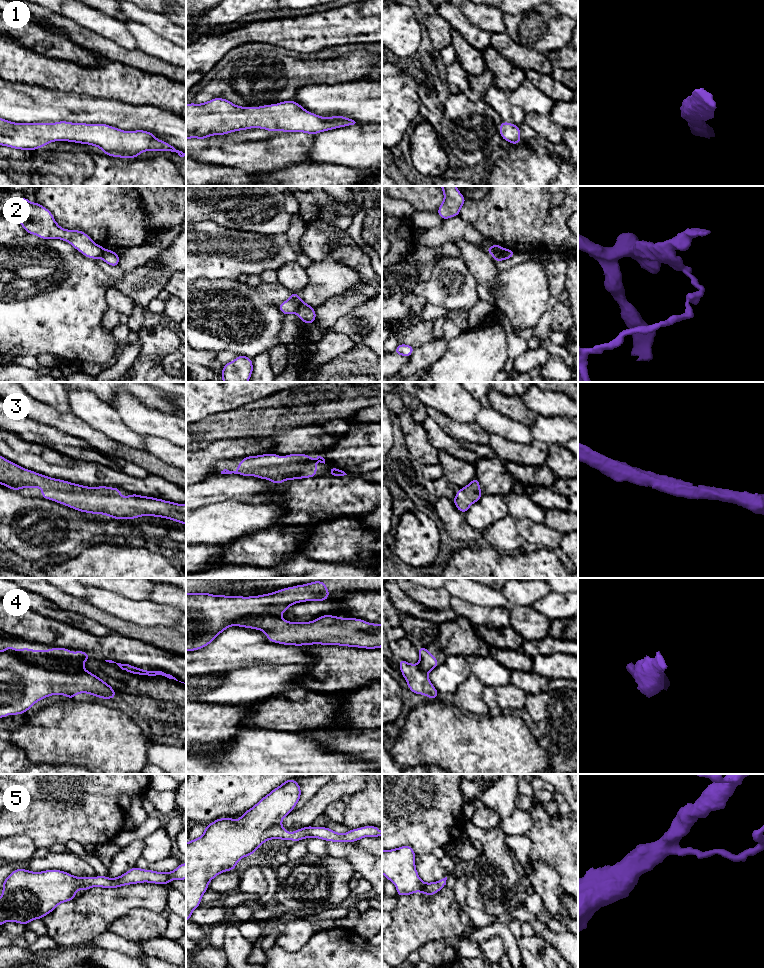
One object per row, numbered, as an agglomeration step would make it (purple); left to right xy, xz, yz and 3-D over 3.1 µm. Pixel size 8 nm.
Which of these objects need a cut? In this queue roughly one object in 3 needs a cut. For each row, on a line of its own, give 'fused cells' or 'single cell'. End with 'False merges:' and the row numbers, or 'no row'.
1: single cell
2: fused cells
3: single cell
4: fused cells
5: single cell
False merges: 2, 4

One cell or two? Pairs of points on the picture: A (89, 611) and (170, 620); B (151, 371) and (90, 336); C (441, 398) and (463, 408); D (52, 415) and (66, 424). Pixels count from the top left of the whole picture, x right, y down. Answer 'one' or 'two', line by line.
A: two
B: two
C: one
D: one

